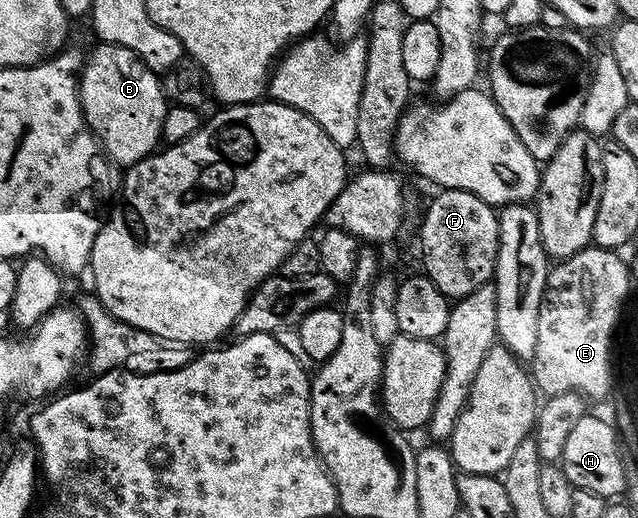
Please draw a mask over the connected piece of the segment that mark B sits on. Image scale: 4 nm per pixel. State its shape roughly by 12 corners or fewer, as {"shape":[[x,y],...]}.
{"shape":[[96,44],[83,118],[116,166],[156,152],[169,102],[133,51]]}

